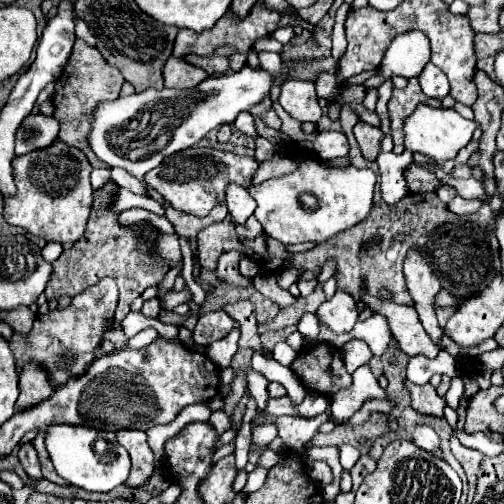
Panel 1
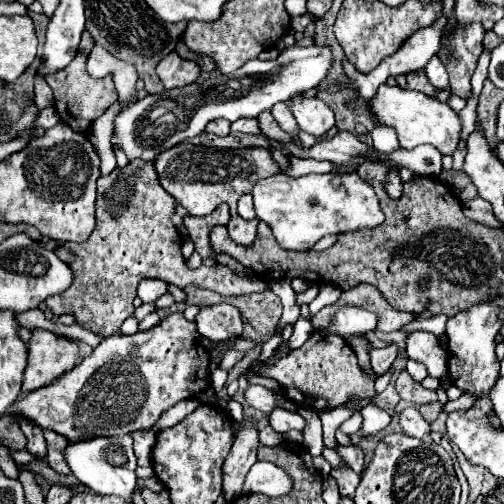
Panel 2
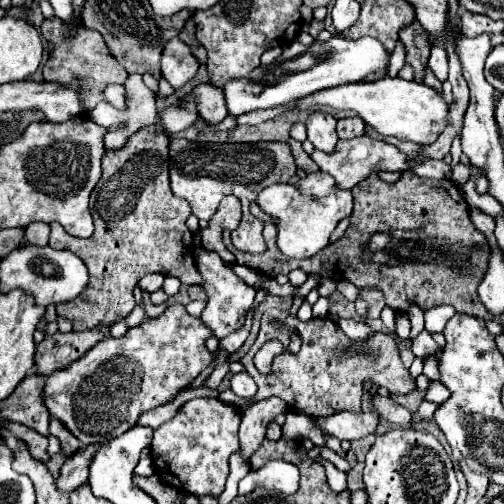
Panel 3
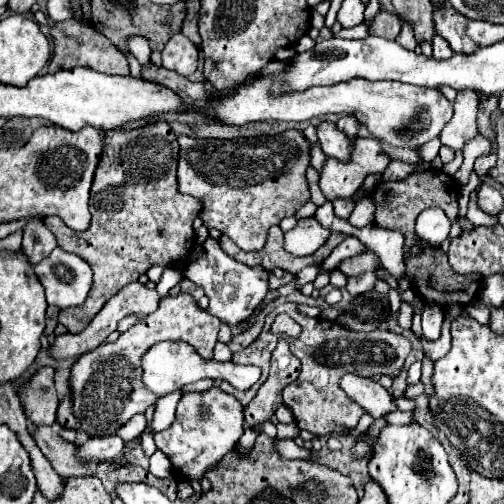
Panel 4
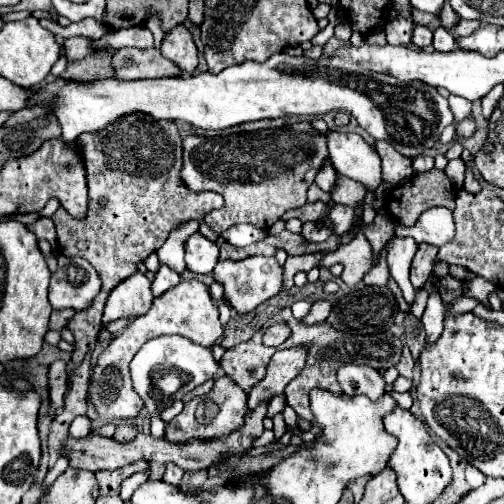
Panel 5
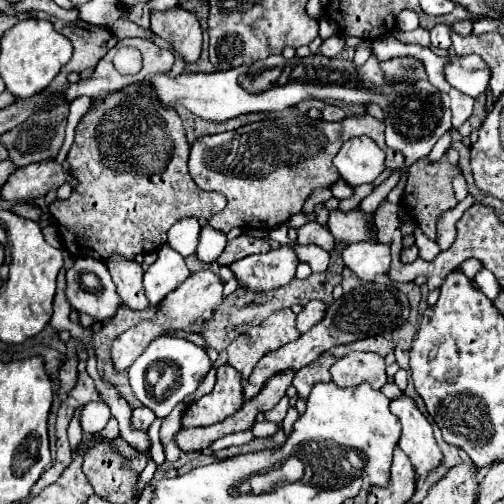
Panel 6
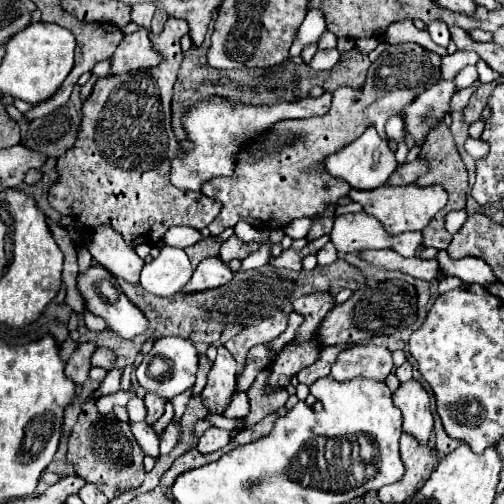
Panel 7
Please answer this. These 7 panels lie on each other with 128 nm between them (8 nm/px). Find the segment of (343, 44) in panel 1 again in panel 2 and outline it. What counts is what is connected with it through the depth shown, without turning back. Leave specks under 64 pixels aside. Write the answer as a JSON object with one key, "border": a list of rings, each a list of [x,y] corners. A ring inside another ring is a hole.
{"border":[[[442,15],[432,26],[428,26],[428,28],[420,28],[420,30],[416,30],[412,36],[408,36],[406,40],[404,40],[404,44],[392,54],[392,56],[388,56],[388,58],[384,58],[370,74],[360,74],[346,58],[342,60],[342,66],[344,66],[344,72],[346,72],[346,76],[354,82],[354,84],[358,84],[358,94],[364,98],[364,100],[372,100],[372,96],[376,94],[376,88],[380,86],[380,84],[384,84],[390,76],[400,76],[400,74],[410,74],[410,72],[418,72],[418,70],[424,70],[424,66],[426,66],[426,62],[440,50],[440,30],[444,28],[448,24],[447,18]]]}

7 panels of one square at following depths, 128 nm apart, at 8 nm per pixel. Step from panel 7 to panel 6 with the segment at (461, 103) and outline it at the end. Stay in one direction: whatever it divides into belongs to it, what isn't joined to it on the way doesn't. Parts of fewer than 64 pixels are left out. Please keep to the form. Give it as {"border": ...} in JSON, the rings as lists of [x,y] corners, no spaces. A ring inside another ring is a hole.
{"border":[[[450,50],[450,64],[445,69],[445,77],[450,85],[460,92],[478,98],[489,86],[491,71],[488,65],[476,54],[456,56]]]}

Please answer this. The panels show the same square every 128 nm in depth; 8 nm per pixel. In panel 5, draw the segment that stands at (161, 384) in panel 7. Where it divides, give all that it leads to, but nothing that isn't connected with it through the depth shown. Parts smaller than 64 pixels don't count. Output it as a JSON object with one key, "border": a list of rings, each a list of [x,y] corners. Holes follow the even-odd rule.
{"border":[[[160,336],[160,338],[148,340],[140,348],[140,352],[132,358],[130,372],[132,372],[134,388],[140,394],[140,398],[144,400],[146,410],[152,416],[152,436],[154,438],[162,438],[166,424],[158,418],[158,412],[164,410],[164,408],[168,408],[168,406],[172,406],[172,402],[182,400],[182,396],[186,392],[190,392],[192,388],[196,388],[196,386],[204,384],[206,380],[210,380],[218,372],[218,362],[212,358],[212,350],[210,348],[198,346],[192,340],[188,340],[188,338],[182,338],[182,336]],[[174,370],[178,372],[178,376],[182,380],[182,386],[174,392],[174,396],[164,396],[162,390],[158,390],[158,386],[154,384],[154,378],[156,376],[162,376],[166,372],[174,372]]]}

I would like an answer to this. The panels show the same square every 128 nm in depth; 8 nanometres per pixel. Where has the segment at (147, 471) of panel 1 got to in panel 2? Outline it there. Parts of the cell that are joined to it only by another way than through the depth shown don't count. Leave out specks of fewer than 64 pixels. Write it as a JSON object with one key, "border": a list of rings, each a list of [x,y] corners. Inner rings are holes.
{"border":[[[132,432],[134,438],[134,454],[138,458],[138,466],[152,466],[152,448],[156,444],[156,434],[152,432]]]}

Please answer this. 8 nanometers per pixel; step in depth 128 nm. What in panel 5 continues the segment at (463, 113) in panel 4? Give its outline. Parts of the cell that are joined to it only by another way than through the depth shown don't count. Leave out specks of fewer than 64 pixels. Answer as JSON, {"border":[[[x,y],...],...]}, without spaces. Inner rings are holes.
{"border":[[[472,114],[456,124],[456,138],[472,138],[474,132],[476,132],[476,124],[474,124]],[[461,158],[450,160],[445,168],[445,173],[452,182],[452,185],[457,185],[458,189],[461,189],[459,187],[463,186],[465,170],[465,162]]]}

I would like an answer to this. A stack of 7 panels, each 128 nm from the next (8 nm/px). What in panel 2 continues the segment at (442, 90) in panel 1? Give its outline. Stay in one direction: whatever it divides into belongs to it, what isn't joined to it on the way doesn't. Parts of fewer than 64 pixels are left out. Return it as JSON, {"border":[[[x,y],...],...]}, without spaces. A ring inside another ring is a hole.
{"border":[[[432,56],[432,58],[430,58],[430,62],[426,64],[424,72],[426,72],[426,76],[428,76],[430,84],[432,84],[436,90],[448,88],[448,72],[446,72],[444,64],[442,64],[436,56]]]}

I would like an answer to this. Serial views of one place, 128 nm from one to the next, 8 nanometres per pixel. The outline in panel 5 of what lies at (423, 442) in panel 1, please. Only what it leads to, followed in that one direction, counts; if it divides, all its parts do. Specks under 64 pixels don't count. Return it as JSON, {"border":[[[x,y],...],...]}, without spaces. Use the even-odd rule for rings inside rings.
{"border":[[[346,364],[338,370],[338,382],[346,396],[362,394],[368,396],[370,400],[380,400],[380,396],[384,396],[386,392],[382,374],[370,366]]]}

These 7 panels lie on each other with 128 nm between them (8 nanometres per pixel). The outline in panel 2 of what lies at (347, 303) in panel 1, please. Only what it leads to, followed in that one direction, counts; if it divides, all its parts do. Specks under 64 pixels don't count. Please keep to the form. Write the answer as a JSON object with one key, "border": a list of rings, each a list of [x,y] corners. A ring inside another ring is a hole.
{"border":[[[346,304],[346,306],[340,306],[338,312],[332,316],[328,330],[342,338],[348,338],[352,334],[364,334],[368,330],[376,330],[376,324],[378,324],[378,318],[374,312]]]}

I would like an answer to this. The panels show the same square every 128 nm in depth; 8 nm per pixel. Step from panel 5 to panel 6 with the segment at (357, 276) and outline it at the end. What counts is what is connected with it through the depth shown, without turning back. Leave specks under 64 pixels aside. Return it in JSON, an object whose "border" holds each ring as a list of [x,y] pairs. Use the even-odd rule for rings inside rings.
{"border":[[[356,242],[342,252],[344,266],[350,268],[360,280],[374,282],[378,274],[386,274],[390,266],[390,252],[386,244]]]}

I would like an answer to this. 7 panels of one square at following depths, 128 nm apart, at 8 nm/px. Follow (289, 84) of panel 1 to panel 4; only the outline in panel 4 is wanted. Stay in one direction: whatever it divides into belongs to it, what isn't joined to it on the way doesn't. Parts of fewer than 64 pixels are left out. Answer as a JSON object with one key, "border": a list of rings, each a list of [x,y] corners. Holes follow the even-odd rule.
{"border":[[[320,122],[316,126],[316,134],[318,134],[320,148],[324,150],[326,156],[342,162],[348,160],[348,148],[352,148],[352,140],[348,140],[344,132],[336,128],[334,122]]]}

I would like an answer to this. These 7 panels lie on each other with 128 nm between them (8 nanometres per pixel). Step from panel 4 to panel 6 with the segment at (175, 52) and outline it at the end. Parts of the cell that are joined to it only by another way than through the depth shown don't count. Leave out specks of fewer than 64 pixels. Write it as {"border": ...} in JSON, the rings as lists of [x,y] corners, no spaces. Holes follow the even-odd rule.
{"border":[[[184,8],[154,12],[150,18],[150,29],[160,38],[168,40],[186,63],[194,63],[200,58],[203,32],[192,12]]]}

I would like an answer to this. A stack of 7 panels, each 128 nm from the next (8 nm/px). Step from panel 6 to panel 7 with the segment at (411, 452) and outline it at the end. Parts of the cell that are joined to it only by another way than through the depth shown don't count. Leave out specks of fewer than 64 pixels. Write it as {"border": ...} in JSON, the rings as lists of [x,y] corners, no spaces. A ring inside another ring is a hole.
{"border":[[[410,380],[402,384],[394,396],[394,406],[404,416],[404,432],[418,440],[418,444],[428,444],[432,438],[432,414],[430,414],[430,396],[420,382]]]}

